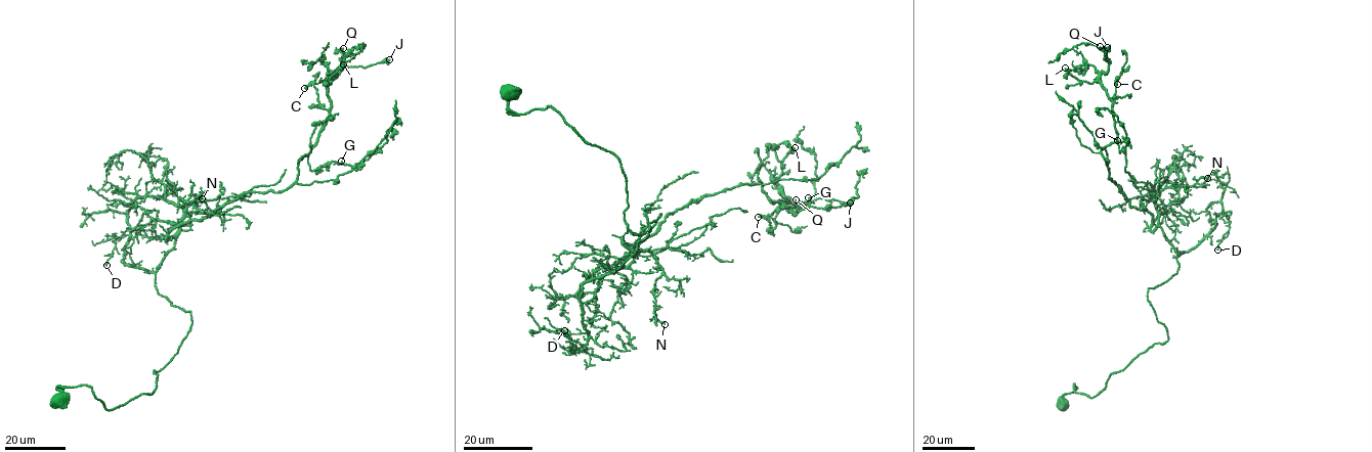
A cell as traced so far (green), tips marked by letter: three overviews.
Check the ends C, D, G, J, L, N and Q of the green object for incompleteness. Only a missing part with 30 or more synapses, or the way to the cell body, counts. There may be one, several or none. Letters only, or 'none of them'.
L, Q

